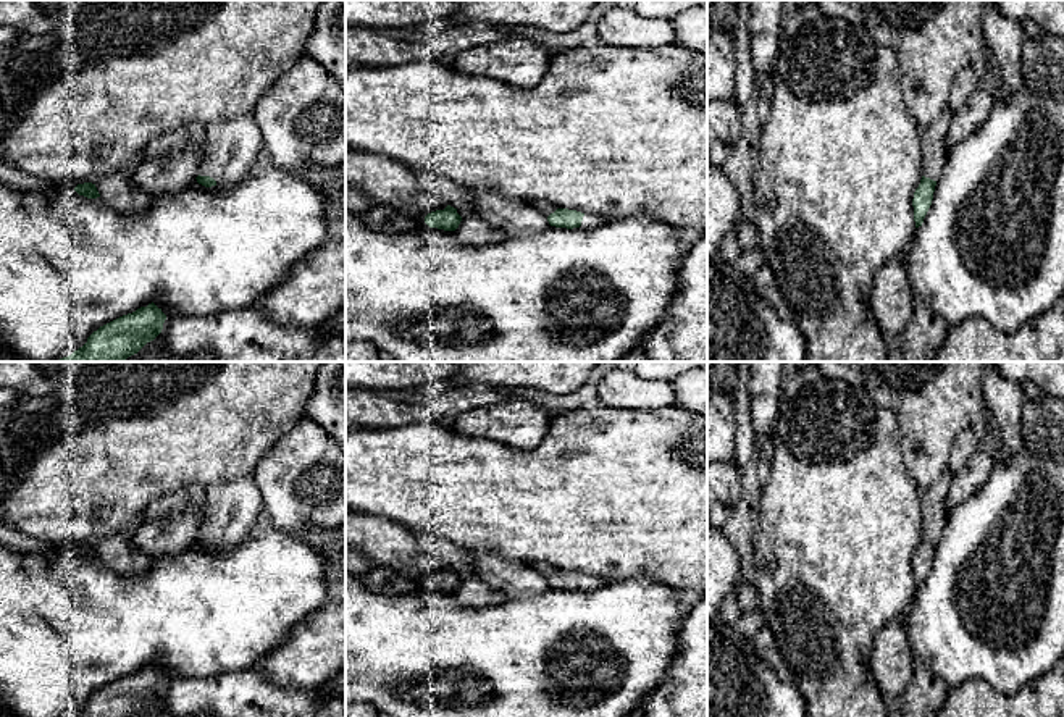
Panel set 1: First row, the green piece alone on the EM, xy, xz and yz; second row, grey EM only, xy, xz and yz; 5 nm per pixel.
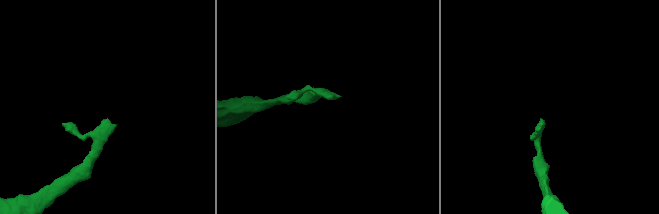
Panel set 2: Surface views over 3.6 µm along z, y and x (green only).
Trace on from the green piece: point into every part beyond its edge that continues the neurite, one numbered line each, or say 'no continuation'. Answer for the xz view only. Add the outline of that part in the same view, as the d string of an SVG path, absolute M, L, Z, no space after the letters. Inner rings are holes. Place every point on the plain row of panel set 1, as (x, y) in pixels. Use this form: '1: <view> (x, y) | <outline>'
1: xz (590, 583) | M584 577L580 589L593 591L593 589L601 588L604 583L605 583L604 580L593 578L593 577Z

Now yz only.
1: yz (934, 501) | M946 468L941 478L927 491L922 491L922 535L925 539L938 543L946 514L946 494L953 481L953 473Z

